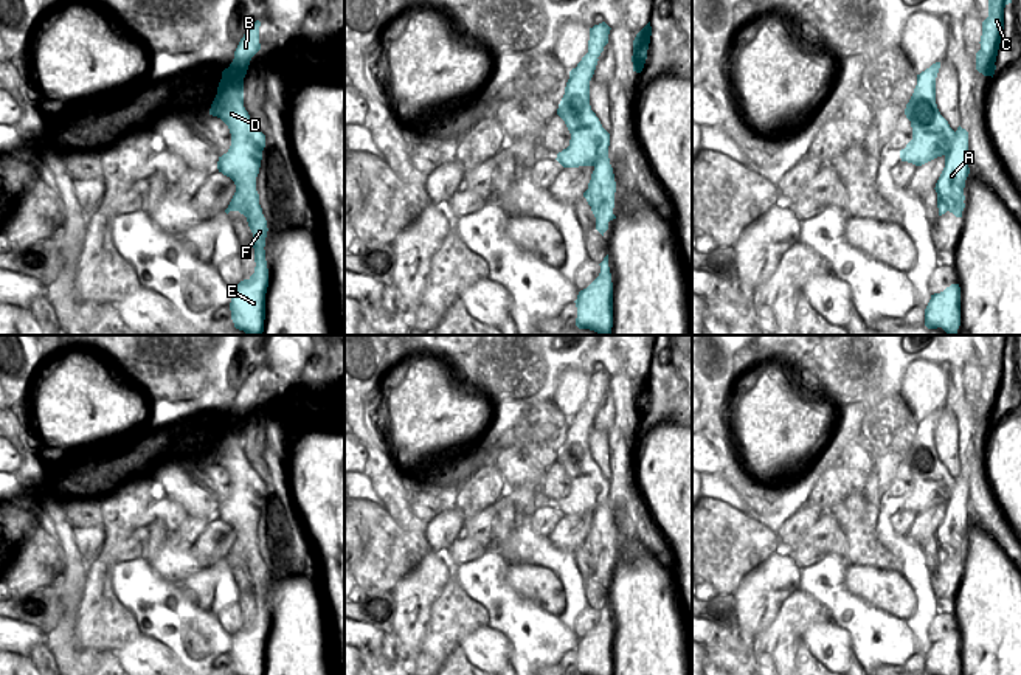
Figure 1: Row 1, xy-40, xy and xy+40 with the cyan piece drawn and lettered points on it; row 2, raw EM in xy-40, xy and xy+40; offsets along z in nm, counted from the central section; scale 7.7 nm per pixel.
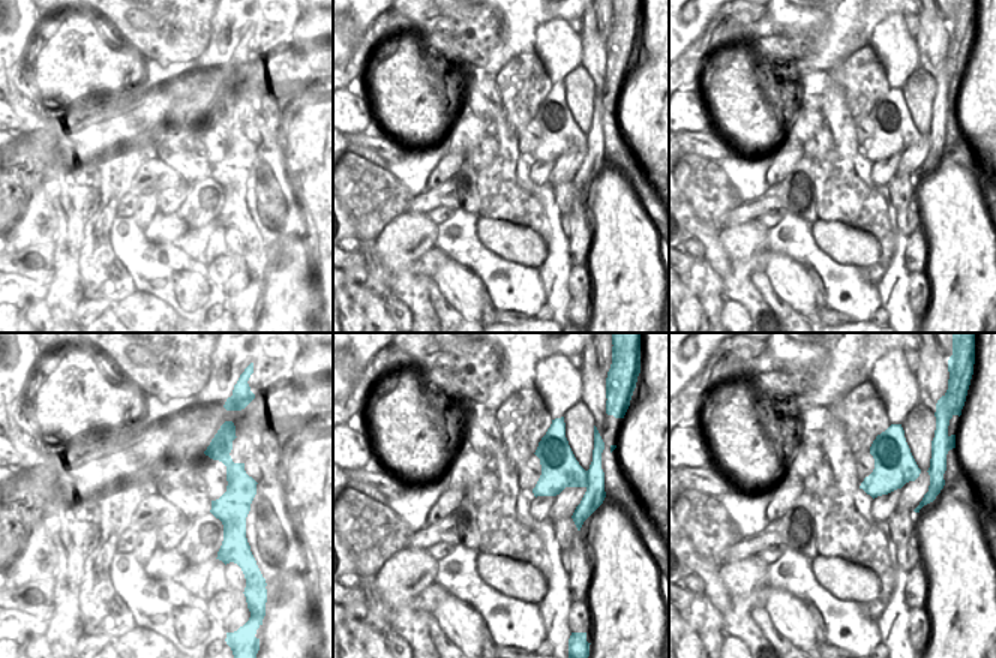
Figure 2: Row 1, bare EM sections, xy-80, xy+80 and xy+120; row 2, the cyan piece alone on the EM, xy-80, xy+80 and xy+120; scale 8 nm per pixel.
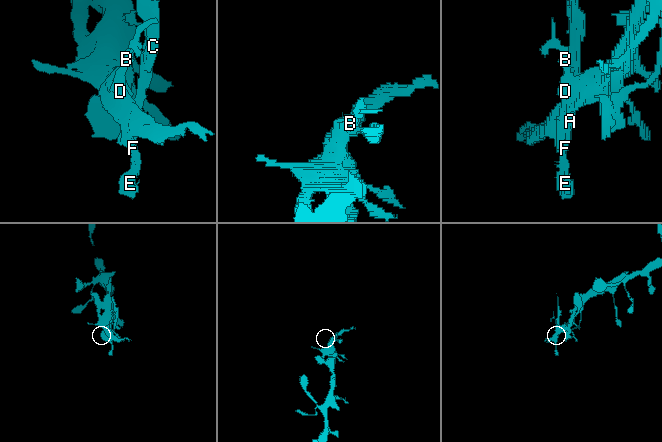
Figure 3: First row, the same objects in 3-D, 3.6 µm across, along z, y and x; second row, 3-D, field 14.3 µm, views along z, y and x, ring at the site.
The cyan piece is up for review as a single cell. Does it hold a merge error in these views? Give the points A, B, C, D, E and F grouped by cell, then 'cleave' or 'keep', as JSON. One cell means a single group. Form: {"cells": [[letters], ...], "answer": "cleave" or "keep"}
{"cells": [["A", "C", "E", "F"], ["B", "D"]], "answer": "cleave"}

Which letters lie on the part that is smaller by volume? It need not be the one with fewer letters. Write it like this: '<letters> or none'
A, C, E, F

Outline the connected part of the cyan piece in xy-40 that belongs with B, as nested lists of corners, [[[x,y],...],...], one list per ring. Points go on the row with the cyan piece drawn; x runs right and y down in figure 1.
[[[256,20],[241,39],[233,62],[222,71],[217,95],[209,109],[209,115],[220,118],[231,133],[231,146],[217,161],[219,172],[236,185],[225,213],[239,211],[245,217],[253,200],[253,178],[259,174],[265,147],[265,135],[244,107],[244,78],[251,57],[261,50],[259,26],[261,22]]]

